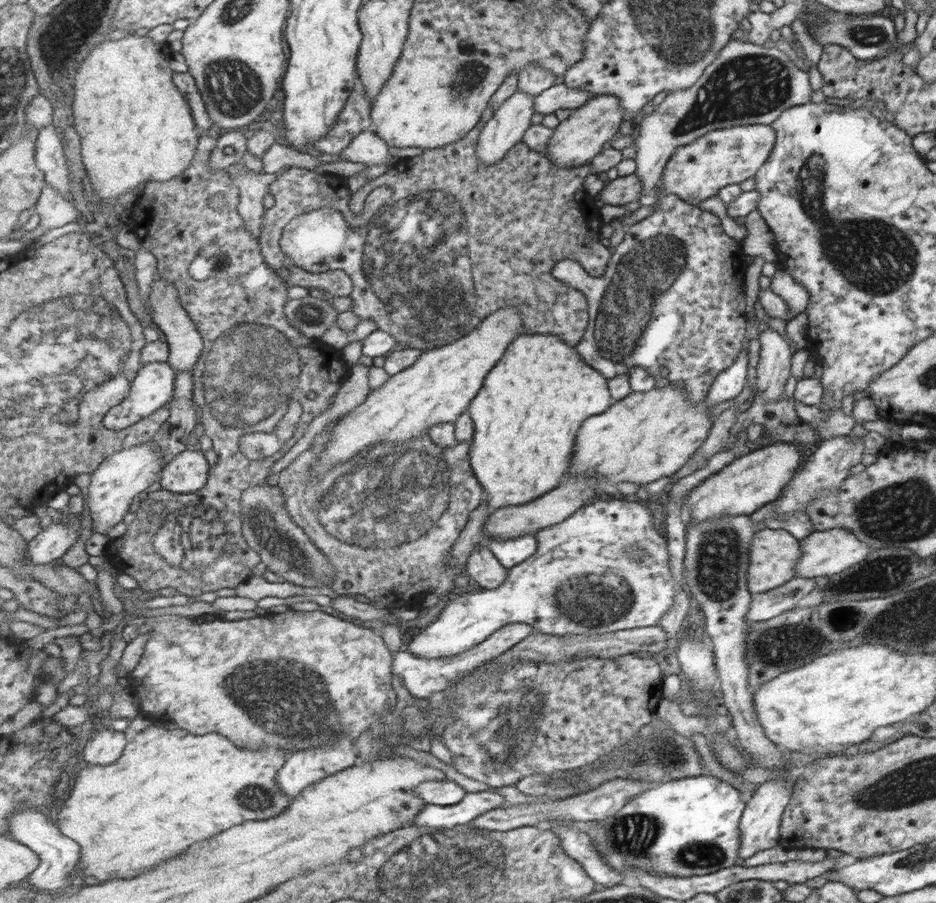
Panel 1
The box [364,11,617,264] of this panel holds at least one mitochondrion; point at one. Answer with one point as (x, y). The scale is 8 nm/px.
(469, 75)

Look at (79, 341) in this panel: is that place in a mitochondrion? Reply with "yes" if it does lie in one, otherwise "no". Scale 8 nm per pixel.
yes

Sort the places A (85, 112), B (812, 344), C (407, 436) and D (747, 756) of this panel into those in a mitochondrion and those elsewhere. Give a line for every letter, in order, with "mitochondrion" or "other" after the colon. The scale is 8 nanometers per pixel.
A: other
B: other
C: mitochondrion
D: other

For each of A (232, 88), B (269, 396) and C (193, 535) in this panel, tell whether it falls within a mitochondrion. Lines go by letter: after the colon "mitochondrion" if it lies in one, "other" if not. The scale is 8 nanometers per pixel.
A: mitochondrion
B: mitochondrion
C: mitochondrion

